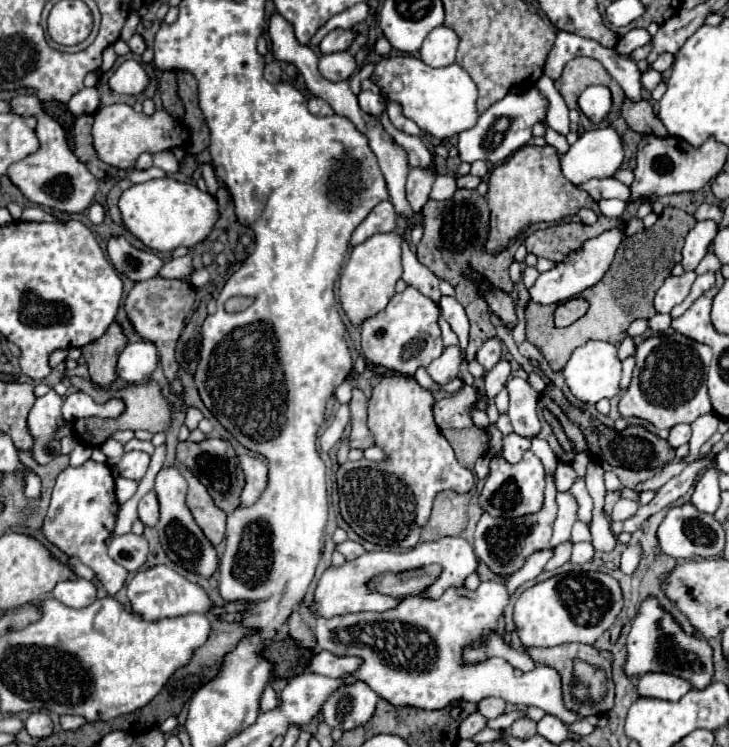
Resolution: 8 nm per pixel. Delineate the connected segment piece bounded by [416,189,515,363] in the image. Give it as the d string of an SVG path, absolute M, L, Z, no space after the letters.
M457 189L449 201L427 201L423 207L423 239L416 248L417 259L431 269L439 279L449 281L455 287L455 298L465 309L471 333L469 333L469 345L465 351L467 363L475 359L475 353L481 349L481 345L495 337L495 327L489 319L489 307L487 301L479 295L477 287L471 283L471 271L477 271L485 275L489 281L493 281L493 287L499 287L507 293L513 291L513 283L509 279L509 265L513 263L515 249L505 249L499 255L487 255L483 251L485 237L489 233L489 207L485 197L481 197L475 189Z

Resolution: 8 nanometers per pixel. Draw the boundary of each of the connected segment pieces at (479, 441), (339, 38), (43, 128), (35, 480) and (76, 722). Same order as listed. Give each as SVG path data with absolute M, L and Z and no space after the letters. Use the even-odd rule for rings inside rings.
M475 425L469 427L469 429L461 429L461 431L457 431L457 429L445 429L441 433L449 441L449 445L453 447L459 465L463 465L467 469L473 469L475 461L489 451L487 431L479 429Z
M335 29L329 35L325 35L325 39L319 43L319 51L321 55L329 55L329 53L337 53L337 51L345 51L351 41L355 39L353 31L345 31L345 29Z
M17 95L9 101L9 105L11 105L11 113L21 115L21 117L31 115L37 119L35 135L39 139L39 149L35 153L27 155L25 159L13 163L7 169L7 177L11 179L11 183L23 193L25 199L29 199L35 205L51 207L65 213L85 211L93 203L93 197L99 189L99 181L69 149L63 127L43 111L43 105L35 95Z
M29 473L29 475L27 475L25 495L27 495L27 497L39 497L39 493L41 493L41 481L39 481L39 477L37 477L37 475Z
M63 715L60 717L61 728L65 731L67 730L77 730L79 727L83 726L87 721L83 717L76 715Z

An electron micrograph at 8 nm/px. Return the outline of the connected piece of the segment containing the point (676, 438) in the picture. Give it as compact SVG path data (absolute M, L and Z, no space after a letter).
M675 425L675 427L671 427L669 437L667 437L669 445L675 447L675 449L679 445L683 445L683 443L689 443L689 439L691 439L691 427L689 425Z

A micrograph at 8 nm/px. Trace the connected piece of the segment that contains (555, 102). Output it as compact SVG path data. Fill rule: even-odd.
M543 75L537 81L537 89L541 89L541 93L545 93L545 97L549 99L549 113L547 113L545 123L551 129L555 129L557 133L567 135L569 133L569 109L567 109L563 97L559 95L559 91L555 89L553 81L549 81L549 77Z

